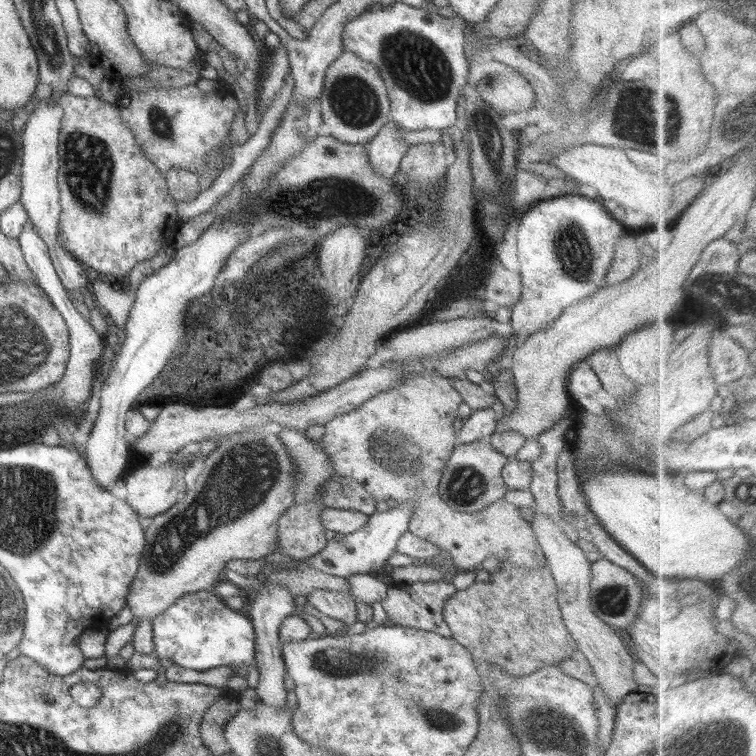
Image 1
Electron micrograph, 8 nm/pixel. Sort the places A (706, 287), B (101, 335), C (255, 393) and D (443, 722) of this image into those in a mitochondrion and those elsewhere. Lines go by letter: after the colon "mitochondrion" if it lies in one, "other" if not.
A: mitochondrion
B: other
C: other
D: mitochondrion

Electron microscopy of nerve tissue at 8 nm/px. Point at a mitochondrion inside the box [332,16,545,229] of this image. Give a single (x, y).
(417, 66)

